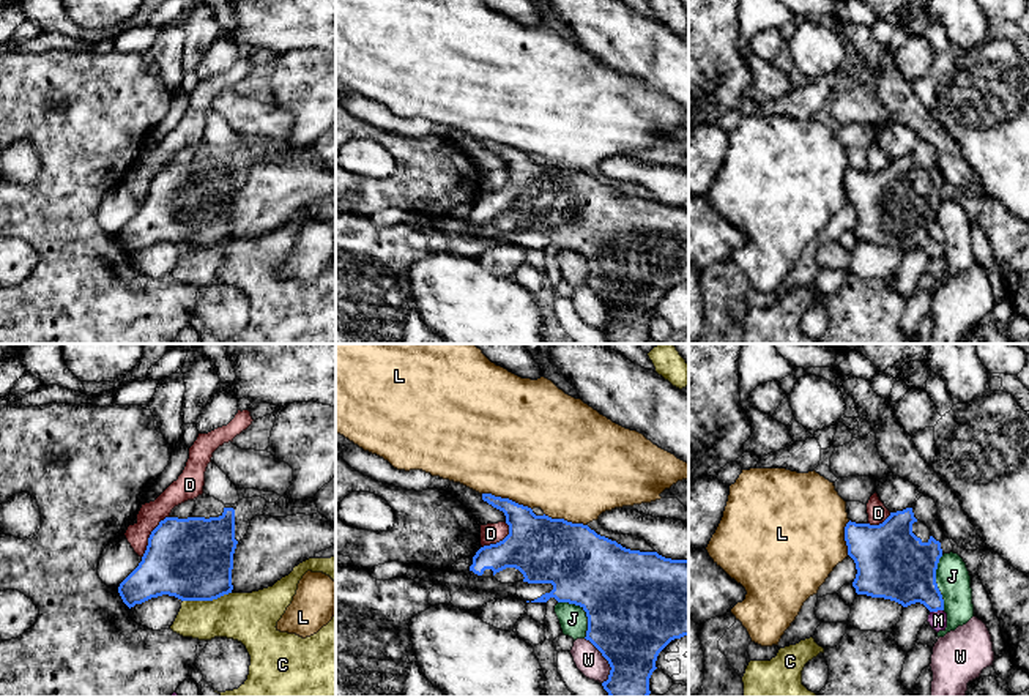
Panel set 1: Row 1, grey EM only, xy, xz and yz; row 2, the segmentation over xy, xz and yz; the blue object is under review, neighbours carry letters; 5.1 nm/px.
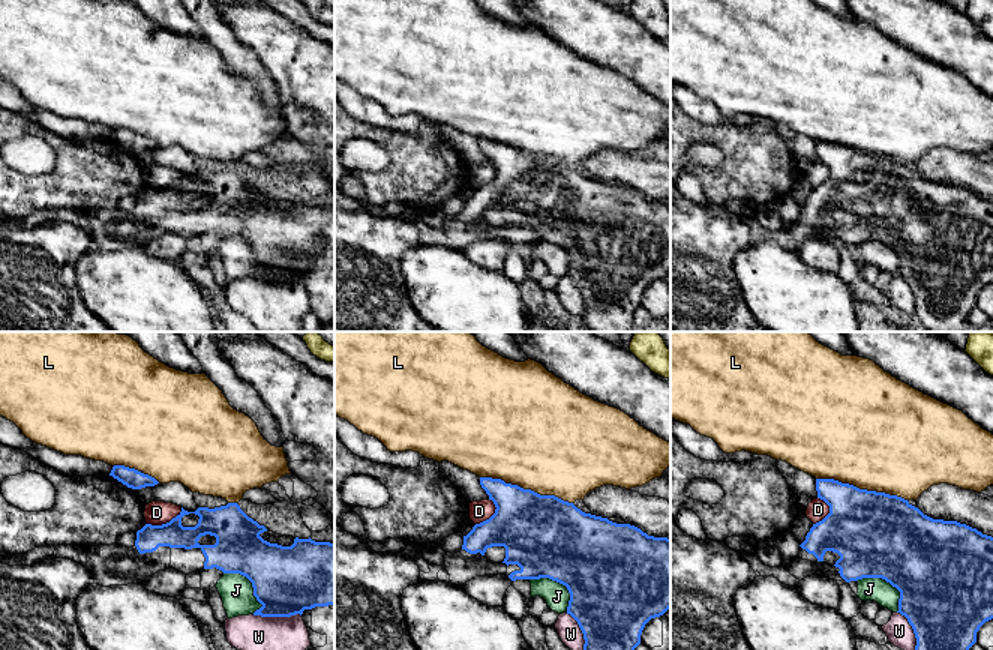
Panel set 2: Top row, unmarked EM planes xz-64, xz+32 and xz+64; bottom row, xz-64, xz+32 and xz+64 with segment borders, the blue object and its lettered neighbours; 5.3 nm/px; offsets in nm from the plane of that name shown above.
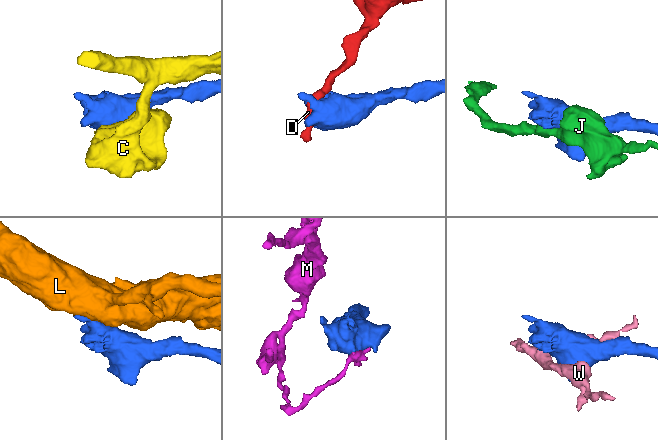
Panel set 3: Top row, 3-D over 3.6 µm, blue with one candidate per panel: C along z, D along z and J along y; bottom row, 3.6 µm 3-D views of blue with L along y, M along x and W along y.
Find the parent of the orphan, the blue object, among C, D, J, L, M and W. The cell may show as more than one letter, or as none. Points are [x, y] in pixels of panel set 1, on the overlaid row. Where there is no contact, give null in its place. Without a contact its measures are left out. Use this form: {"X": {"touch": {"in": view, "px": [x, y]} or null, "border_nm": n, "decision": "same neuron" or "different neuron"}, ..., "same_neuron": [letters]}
{"C": {"touch": {"in": "xy", "px": [207, 600]}, "border_nm": 260, "decision": "different neuron"}, "D": {"touch": {"in": "xy", "px": [150, 536]}, "border_nm": 260, "decision": "different neuron"}, "J": {"touch": {"in": "xz", "px": [585, 611]}, "border_nm": 240, "decision": "different neuron"}, "L": {"touch": {"in": "xz", "px": [508, 499]}, "border_nm": 280, "decision": "different neuron"}, "M": {"touch": {"in": "yz", "px": [936, 611]}, "border_nm": 70, "decision": "different neuron"}, "W": {"touch": {"in": "xz", "px": [607, 659]}, "border_nm": 260, "decision": "different neuron"}, "same_neuron": []}

